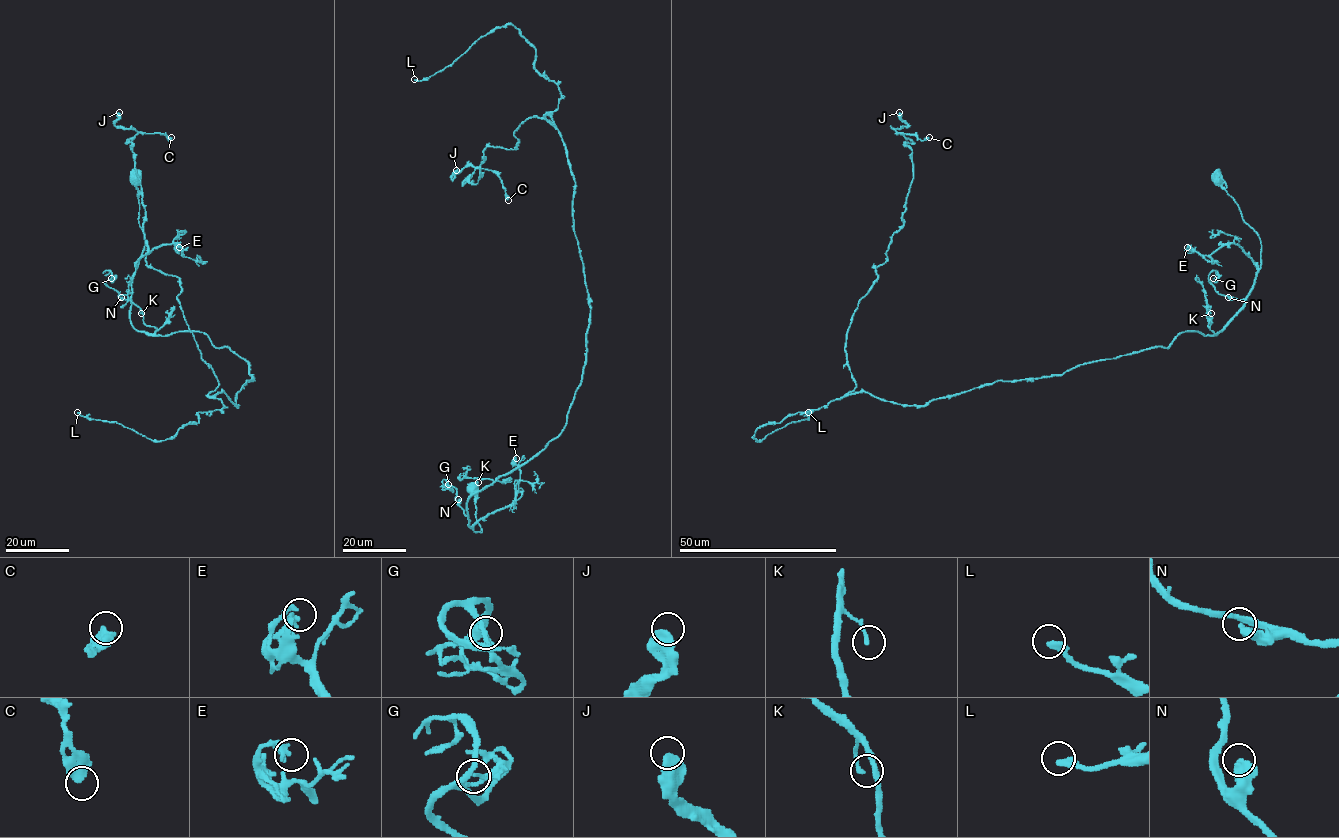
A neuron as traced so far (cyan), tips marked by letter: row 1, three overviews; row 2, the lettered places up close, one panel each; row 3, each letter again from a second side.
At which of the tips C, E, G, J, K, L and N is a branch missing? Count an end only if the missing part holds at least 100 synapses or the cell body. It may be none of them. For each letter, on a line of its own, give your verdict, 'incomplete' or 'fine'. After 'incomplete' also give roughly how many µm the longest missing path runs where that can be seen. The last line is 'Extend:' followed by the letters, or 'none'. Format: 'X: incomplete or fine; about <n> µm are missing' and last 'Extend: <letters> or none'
C: fine
E: fine
G: fine
J: fine
K: fine
L: incomplete; about 70 µm are missing
N: fine
Extend: L

